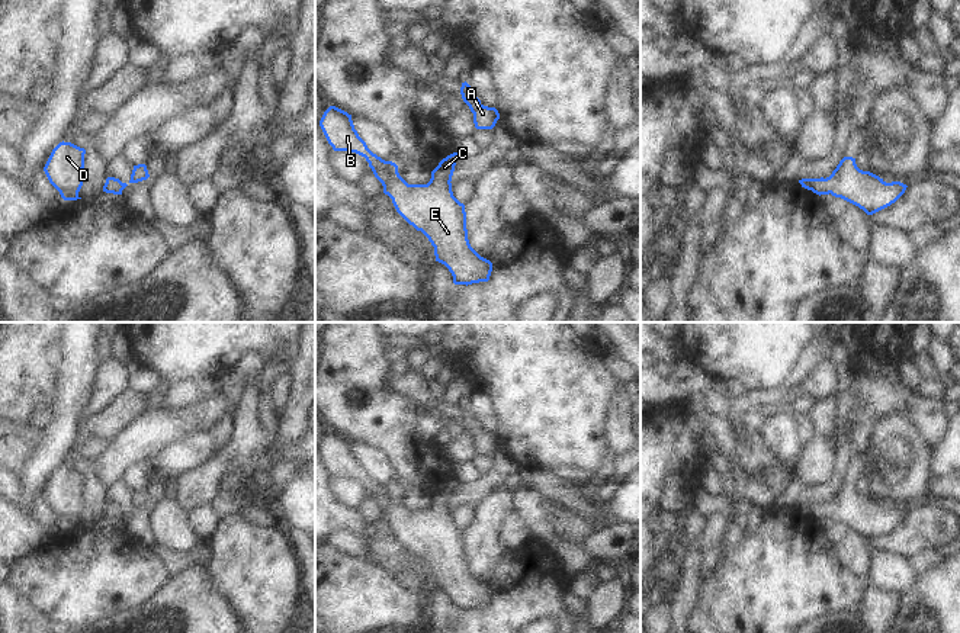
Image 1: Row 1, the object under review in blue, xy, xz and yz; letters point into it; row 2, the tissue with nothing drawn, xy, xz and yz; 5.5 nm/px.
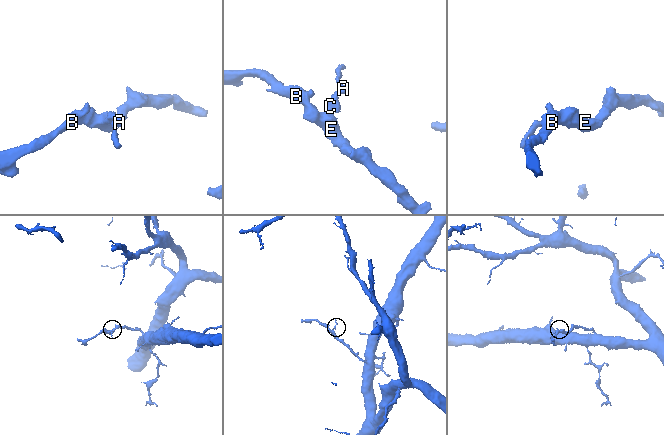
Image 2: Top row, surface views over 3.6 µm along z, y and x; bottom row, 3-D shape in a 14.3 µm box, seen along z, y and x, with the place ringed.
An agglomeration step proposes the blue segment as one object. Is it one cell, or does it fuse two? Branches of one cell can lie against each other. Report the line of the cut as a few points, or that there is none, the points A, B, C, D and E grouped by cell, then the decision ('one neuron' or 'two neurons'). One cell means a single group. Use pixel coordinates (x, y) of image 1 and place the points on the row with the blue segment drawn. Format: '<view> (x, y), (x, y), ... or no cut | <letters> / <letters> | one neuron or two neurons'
no cut | A B C D E | one neuron

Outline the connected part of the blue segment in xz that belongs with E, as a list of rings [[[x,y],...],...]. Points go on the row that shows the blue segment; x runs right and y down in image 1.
[[[330,106],[320,126],[334,151],[350,151],[366,158],[396,212],[428,238],[436,261],[449,269],[455,285],[489,280],[492,263],[471,247],[465,205],[452,192],[452,176],[460,158],[457,152],[439,163],[427,184],[408,184],[395,163],[382,160],[367,148],[347,112]]]

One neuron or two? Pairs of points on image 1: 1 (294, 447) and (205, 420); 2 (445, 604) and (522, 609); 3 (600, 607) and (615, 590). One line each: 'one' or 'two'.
1: two
2: one
3: one

